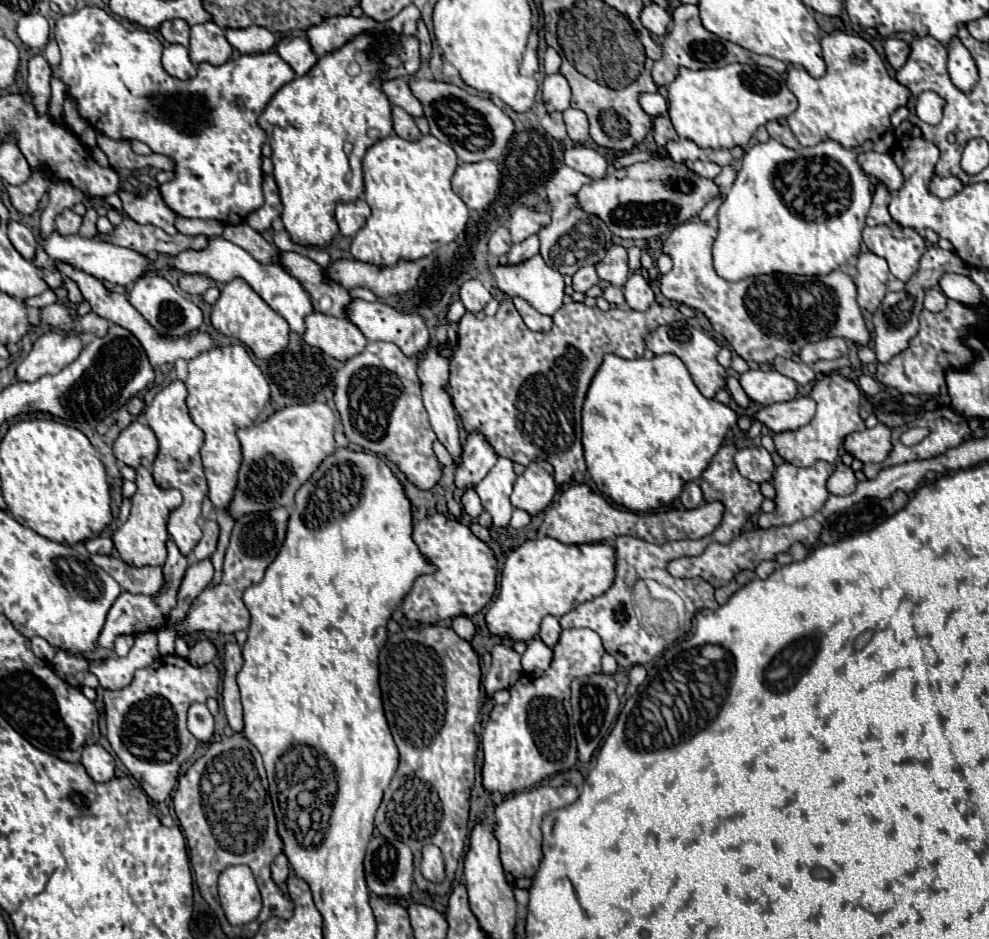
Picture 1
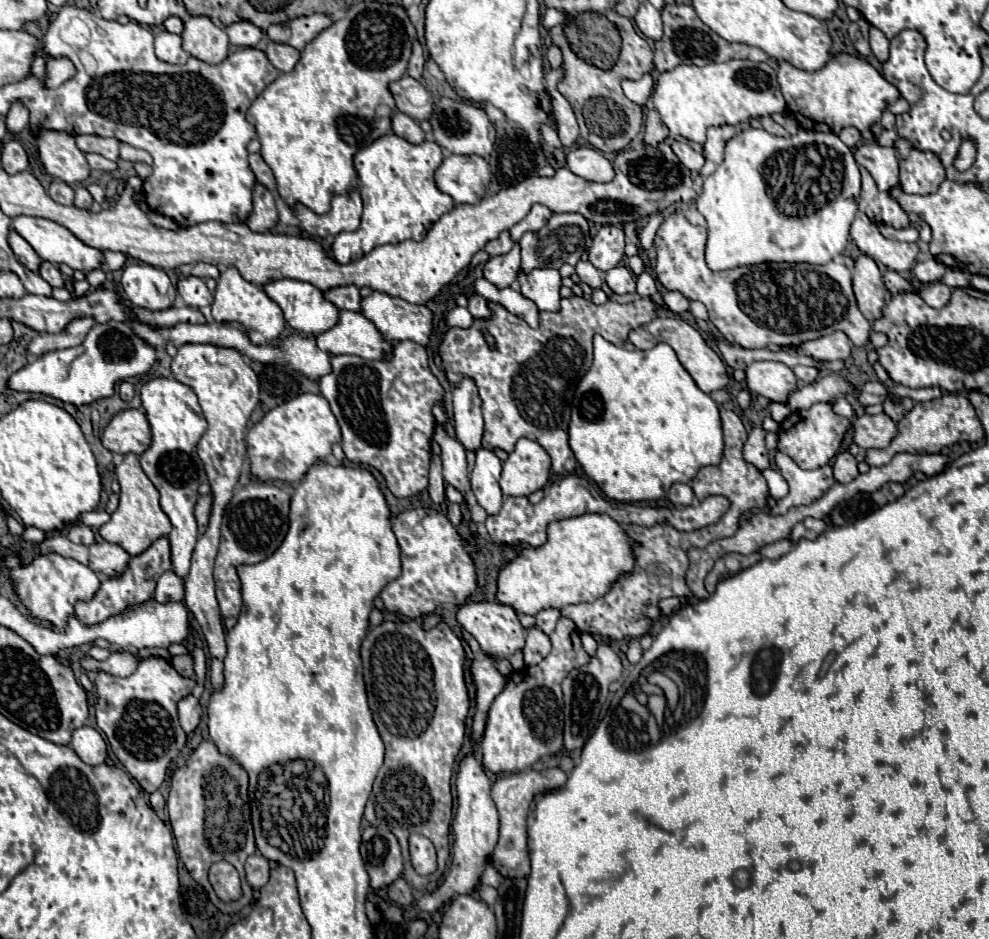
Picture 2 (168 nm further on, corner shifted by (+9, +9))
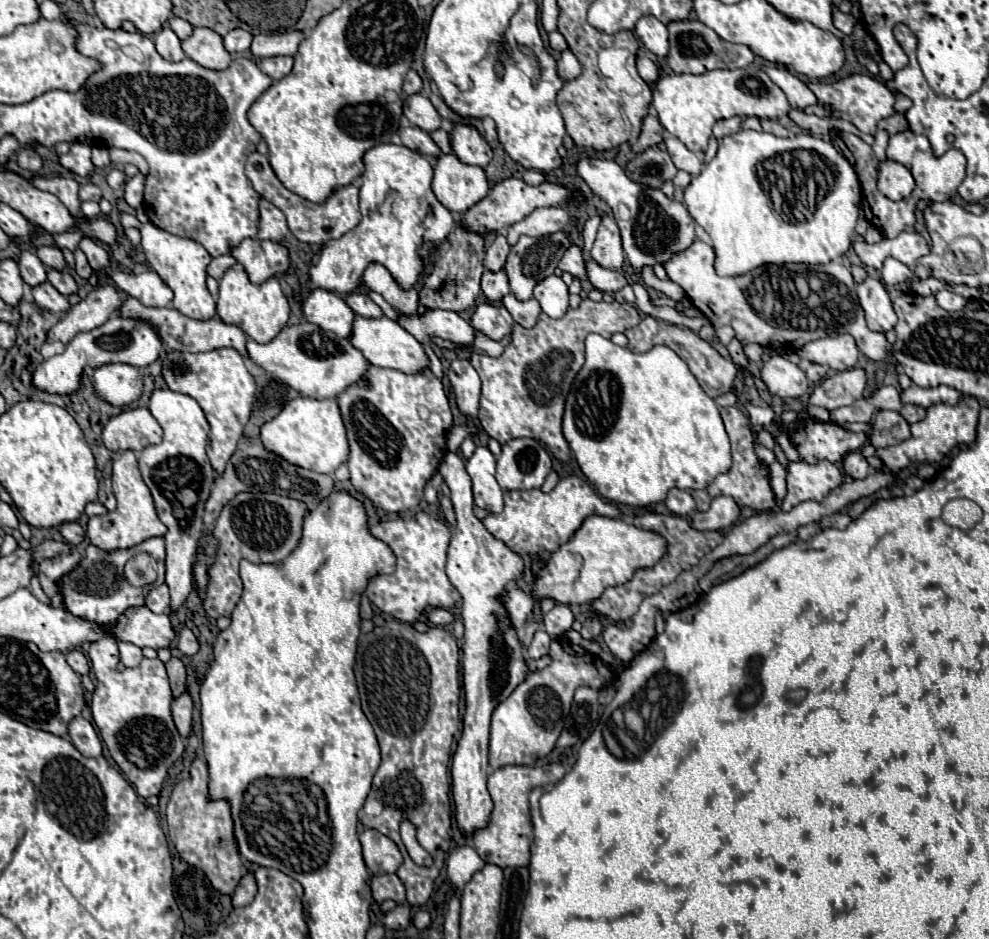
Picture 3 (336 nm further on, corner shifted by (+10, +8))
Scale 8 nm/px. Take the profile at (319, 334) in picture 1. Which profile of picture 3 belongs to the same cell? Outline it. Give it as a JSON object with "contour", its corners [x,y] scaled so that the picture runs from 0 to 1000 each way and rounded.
{"contour":[[[360,338],[354,363],[380,391],[394,391],[394,393],[402,393],[406,397],[427,397],[429,393],[435,391],[435,382],[433,382],[429,370],[425,367],[425,363],[419,357],[415,357],[404,344],[400,344],[392,338],[384,338],[384,340]]]}

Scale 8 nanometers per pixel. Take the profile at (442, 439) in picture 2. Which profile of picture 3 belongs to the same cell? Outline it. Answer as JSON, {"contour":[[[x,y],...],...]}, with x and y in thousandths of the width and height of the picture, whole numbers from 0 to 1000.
{"contour":[[[451,482],[445,506],[455,519],[455,529],[461,544],[461,563],[453,583],[451,610],[455,621],[467,636],[467,661],[469,661],[469,689],[466,710],[471,738],[469,774],[463,787],[463,796],[456,809],[456,842],[461,864],[461,874],[473,891],[477,885],[487,883],[497,866],[497,851],[491,840],[493,830],[493,781],[495,761],[504,749],[516,742],[516,738],[534,721],[536,712],[530,700],[530,687],[520,670],[514,651],[510,649],[508,634],[516,619],[522,619],[530,610],[530,597],[514,580],[502,574],[477,546],[477,512],[471,504],[469,491],[461,482]]]}

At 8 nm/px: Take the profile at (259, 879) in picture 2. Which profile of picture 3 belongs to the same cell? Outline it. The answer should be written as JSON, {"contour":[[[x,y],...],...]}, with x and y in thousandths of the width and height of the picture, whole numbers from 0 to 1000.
{"contour":[[[249,930],[249,932],[243,936],[243,942],[239,945],[239,951],[235,953],[235,964],[237,964],[237,966],[253,964],[255,957],[257,957],[257,953],[259,953],[257,932],[255,932],[255,930]]]}

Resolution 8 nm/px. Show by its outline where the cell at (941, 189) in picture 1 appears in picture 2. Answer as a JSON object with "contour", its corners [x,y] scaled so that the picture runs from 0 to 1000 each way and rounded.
{"contour":[[[907,149],[905,158],[911,166],[911,198],[917,207],[943,207],[956,192],[956,179],[949,168],[939,162],[925,160],[917,149]]]}

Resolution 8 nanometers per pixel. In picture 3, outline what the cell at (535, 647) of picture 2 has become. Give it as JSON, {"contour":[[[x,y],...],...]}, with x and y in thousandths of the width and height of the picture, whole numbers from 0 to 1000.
{"contour":[[[550,670],[542,672],[540,683],[538,683],[536,689],[534,689],[534,698],[536,698],[538,702],[546,702],[548,698],[554,698],[554,691],[556,691],[556,676],[554,676]]]}

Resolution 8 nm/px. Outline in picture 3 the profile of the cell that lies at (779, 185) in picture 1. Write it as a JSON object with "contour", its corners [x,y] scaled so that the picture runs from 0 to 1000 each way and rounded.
{"contour":[[[750,137],[736,144],[728,150],[722,169],[692,201],[696,227],[722,257],[724,291],[736,295],[752,293],[777,280],[825,282],[853,272],[861,259],[870,214],[870,195],[855,167],[841,152],[815,142],[789,148],[781,142]]]}

